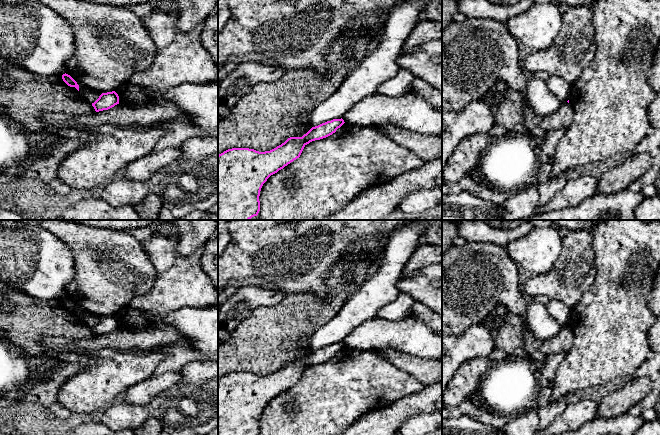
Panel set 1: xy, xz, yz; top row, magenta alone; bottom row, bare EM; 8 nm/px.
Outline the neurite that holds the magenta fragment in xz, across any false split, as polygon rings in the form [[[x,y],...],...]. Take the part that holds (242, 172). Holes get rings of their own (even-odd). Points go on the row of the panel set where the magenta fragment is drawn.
[[[333,119],[312,127],[302,137],[290,137],[276,148],[259,152],[249,148],[232,148],[218,155],[218,220],[250,220],[260,211],[260,191],[267,179],[300,157],[304,147],[312,141],[326,138],[344,124]]]

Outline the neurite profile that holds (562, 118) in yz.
[[[562,103],[561,107],[546,117],[543,117],[539,125],[545,132],[551,130],[567,130],[573,122],[573,107],[570,103]]]

